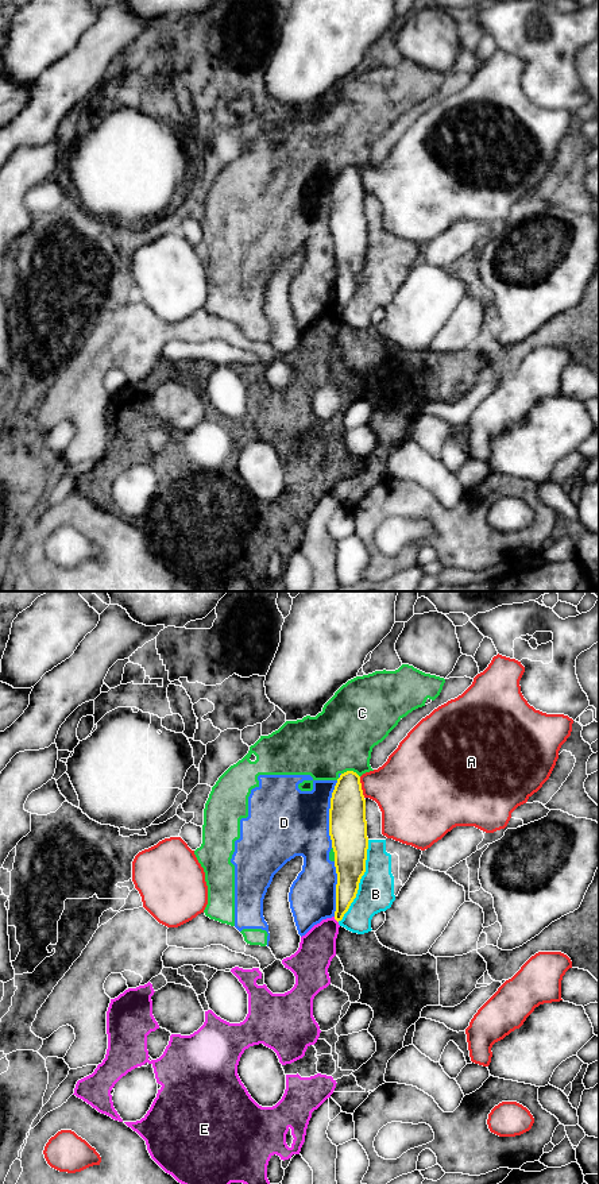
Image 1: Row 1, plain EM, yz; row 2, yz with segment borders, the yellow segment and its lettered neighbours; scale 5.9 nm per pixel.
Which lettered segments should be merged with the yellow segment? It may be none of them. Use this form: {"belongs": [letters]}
{"belongs": []}

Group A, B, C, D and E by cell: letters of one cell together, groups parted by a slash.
A / B C D / E

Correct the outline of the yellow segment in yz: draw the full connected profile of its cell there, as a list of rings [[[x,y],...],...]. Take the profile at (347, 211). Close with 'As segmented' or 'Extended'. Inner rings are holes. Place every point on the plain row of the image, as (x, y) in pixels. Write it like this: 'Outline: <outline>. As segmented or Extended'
Outline: [[[353,166],[341,169],[332,188],[329,231],[337,269],[335,315],[339,317],[356,293],[368,244],[366,194],[360,171]]]. As segmented

